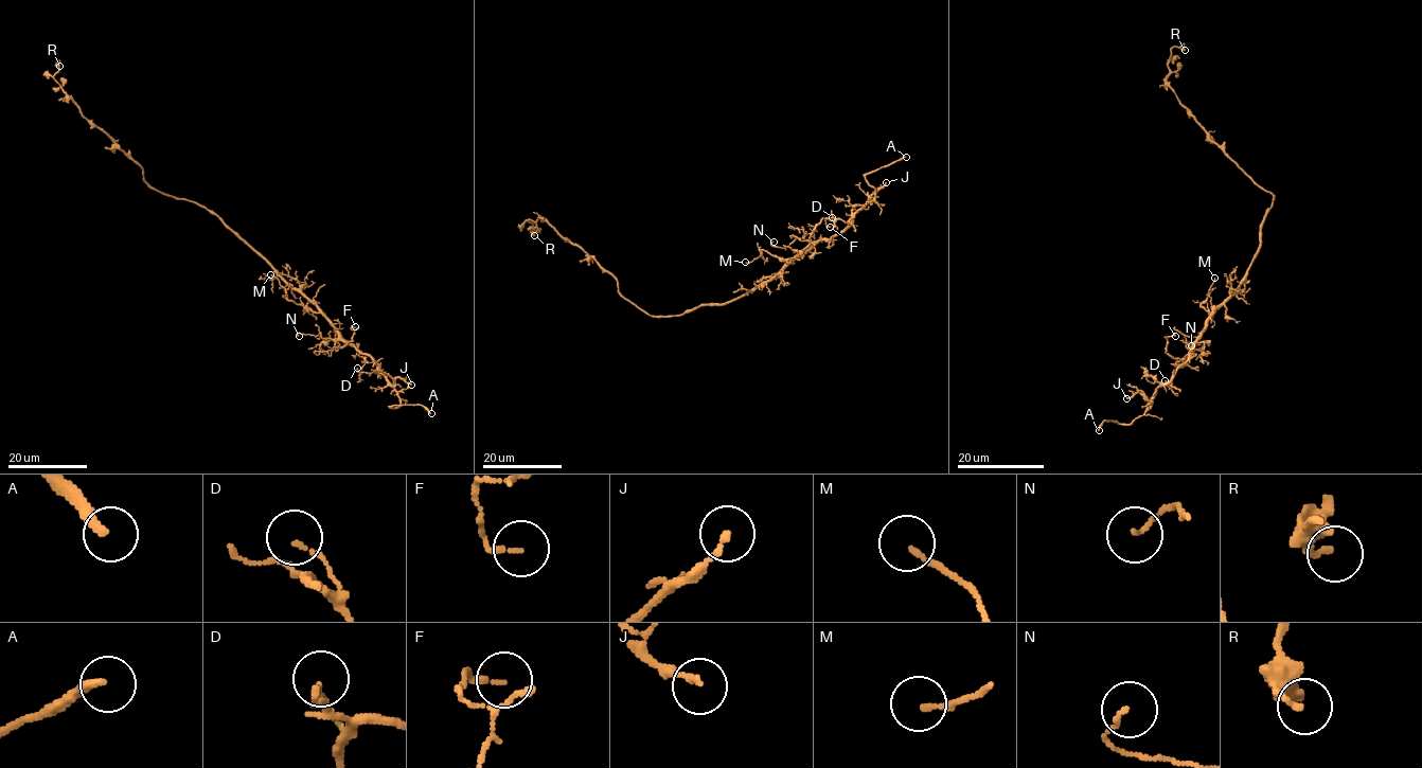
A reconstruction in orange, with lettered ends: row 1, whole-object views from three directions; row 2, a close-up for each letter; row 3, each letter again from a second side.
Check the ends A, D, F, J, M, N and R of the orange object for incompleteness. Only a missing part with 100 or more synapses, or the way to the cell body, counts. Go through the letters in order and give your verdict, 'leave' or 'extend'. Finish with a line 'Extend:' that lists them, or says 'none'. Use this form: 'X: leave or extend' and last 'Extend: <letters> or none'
A: extend
D: leave
F: leave
J: leave
M: leave
N: leave
R: leave
Extend: A

